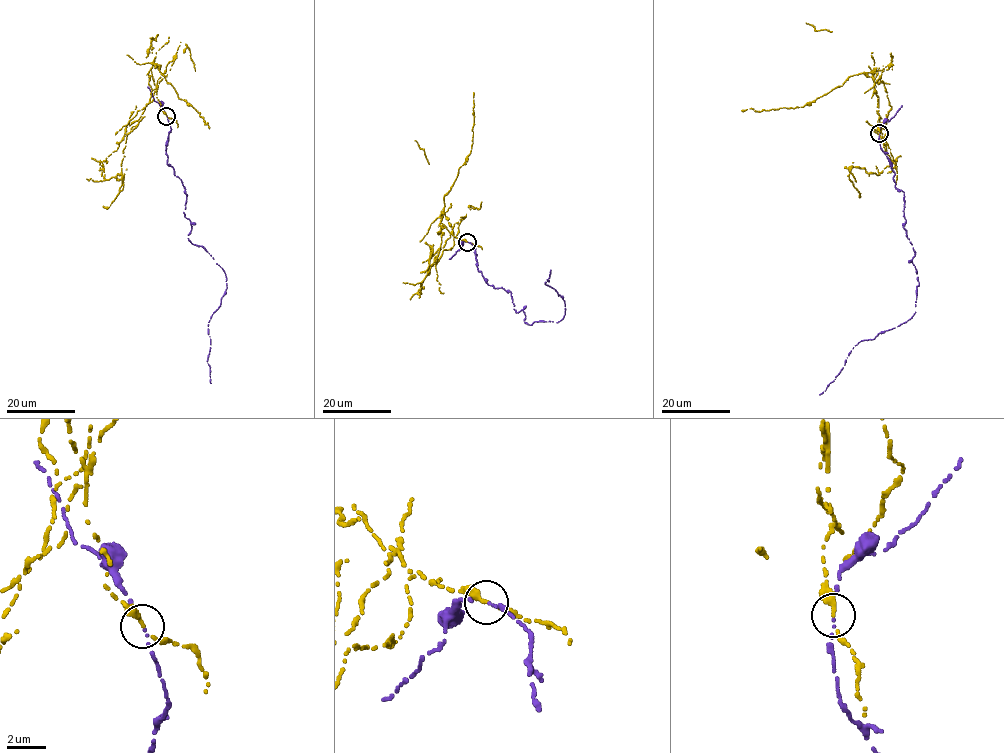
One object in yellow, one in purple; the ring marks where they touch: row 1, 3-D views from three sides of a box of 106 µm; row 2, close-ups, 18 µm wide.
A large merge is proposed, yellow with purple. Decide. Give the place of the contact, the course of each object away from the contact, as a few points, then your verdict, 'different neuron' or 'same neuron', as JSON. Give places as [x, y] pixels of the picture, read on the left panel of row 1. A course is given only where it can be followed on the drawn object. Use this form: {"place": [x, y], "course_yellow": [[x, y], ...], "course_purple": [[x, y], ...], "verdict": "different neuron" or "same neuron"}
{"place": [166, 116], "course_yellow": [[166, 116], [157, 98], [126, 126], [115, 151], [102, 161], [104, 177], [121, 175], [123, 189], [102, 207]], "course_purple": [[166, 116], [167, 163], [187, 194], [188, 239], [201, 246], [226, 277], [220, 305], [208, 322], [211, 383]], "verdict": "different neuron"}

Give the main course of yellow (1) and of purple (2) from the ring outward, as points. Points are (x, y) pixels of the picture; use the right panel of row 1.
1: (879, 133), (877, 110), (887, 131), (885, 151), (893, 160), (878, 174), (853, 166), (850, 180), (859, 194)
2: (879, 133), (895, 186), (904, 193), (919, 284), (915, 312), (855, 345), (819, 395)

